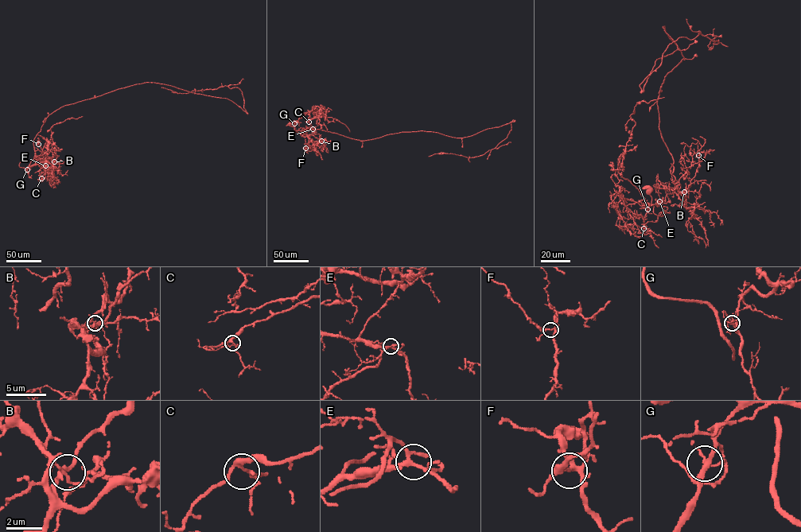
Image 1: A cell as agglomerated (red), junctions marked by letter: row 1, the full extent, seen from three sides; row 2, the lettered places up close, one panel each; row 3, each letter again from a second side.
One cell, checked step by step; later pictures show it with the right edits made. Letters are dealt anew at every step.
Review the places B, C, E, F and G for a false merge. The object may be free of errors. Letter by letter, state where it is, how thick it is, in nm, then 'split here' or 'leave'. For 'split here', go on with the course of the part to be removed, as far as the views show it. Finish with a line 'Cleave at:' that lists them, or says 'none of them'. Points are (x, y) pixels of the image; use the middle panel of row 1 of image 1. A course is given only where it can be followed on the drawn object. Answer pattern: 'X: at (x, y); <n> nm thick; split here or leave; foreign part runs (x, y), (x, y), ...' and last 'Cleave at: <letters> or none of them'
B: at (321, 141); 180 nm thick; leave
C: at (309, 122); 220 nm thick; leave
E: at (313, 129); 220 nm thick; leave
F: at (305, 148); 190 nm thick; leave
G: at (294, 123); 190 nm thick; split here; foreign part runs (294, 123), (304, 137), (313, 128), (364, 141), (421, 130), (462, 137), (514, 121), (483, 155), (429, 157)
Cleave at: G

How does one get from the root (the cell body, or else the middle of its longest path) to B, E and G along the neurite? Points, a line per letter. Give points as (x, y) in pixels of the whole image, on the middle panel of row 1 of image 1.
B: (289, 124), (286, 126), (293, 126), (295, 133), (295, 130), (301, 130), (311, 140), (321, 141)
E: (289, 124), (286, 126), (293, 126), (295, 133), (295, 130), (313, 129)
G: (289, 124), (286, 126), (293, 126), (295, 133), (294, 123)

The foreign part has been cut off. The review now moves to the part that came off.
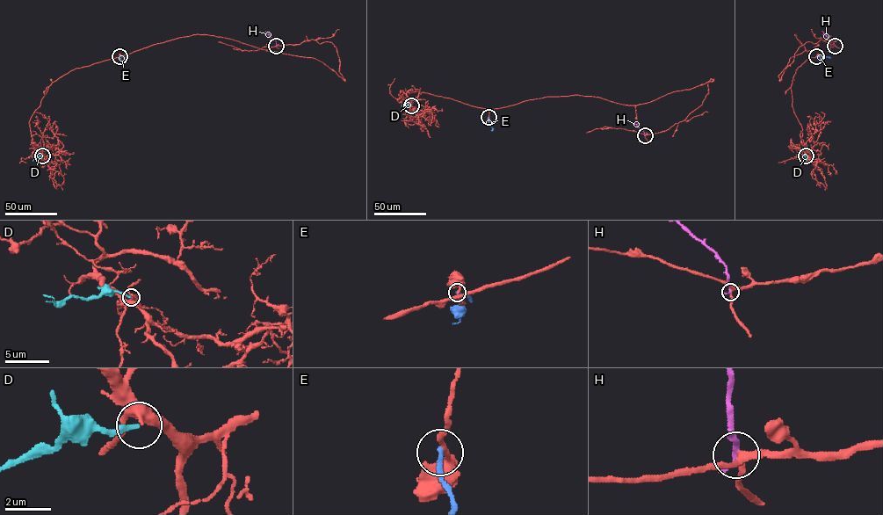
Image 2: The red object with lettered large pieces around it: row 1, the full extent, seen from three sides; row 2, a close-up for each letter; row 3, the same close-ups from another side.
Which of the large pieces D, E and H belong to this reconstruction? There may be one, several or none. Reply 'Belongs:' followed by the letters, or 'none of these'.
Belongs: D

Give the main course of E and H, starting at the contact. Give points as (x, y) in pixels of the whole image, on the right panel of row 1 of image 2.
E: (817, 56), (830, 58)
H: (835, 46), (822, 31)

